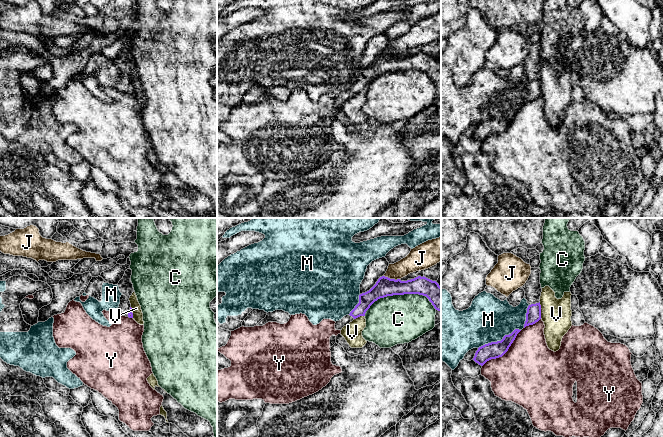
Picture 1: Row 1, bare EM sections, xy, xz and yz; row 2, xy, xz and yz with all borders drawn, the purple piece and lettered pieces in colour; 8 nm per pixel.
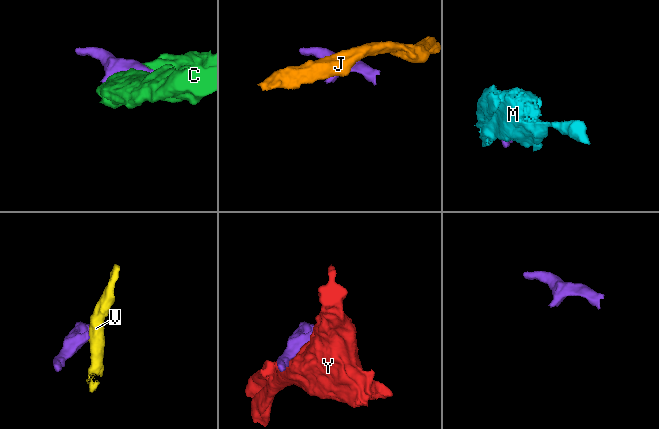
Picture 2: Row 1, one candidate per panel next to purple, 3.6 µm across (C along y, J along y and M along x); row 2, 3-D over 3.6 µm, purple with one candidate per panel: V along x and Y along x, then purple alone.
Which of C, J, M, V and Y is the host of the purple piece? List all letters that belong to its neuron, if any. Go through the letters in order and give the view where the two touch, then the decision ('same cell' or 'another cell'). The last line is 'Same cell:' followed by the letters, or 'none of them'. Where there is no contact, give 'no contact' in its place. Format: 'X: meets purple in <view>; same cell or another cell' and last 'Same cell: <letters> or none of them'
C: meets purple in xz; another cell
J: meets purple in xz; another cell
M: meets purple in yz; another cell
V: meets purple in yz; another cell
Y: meets purple in yz; another cell
Same cell: none of them

